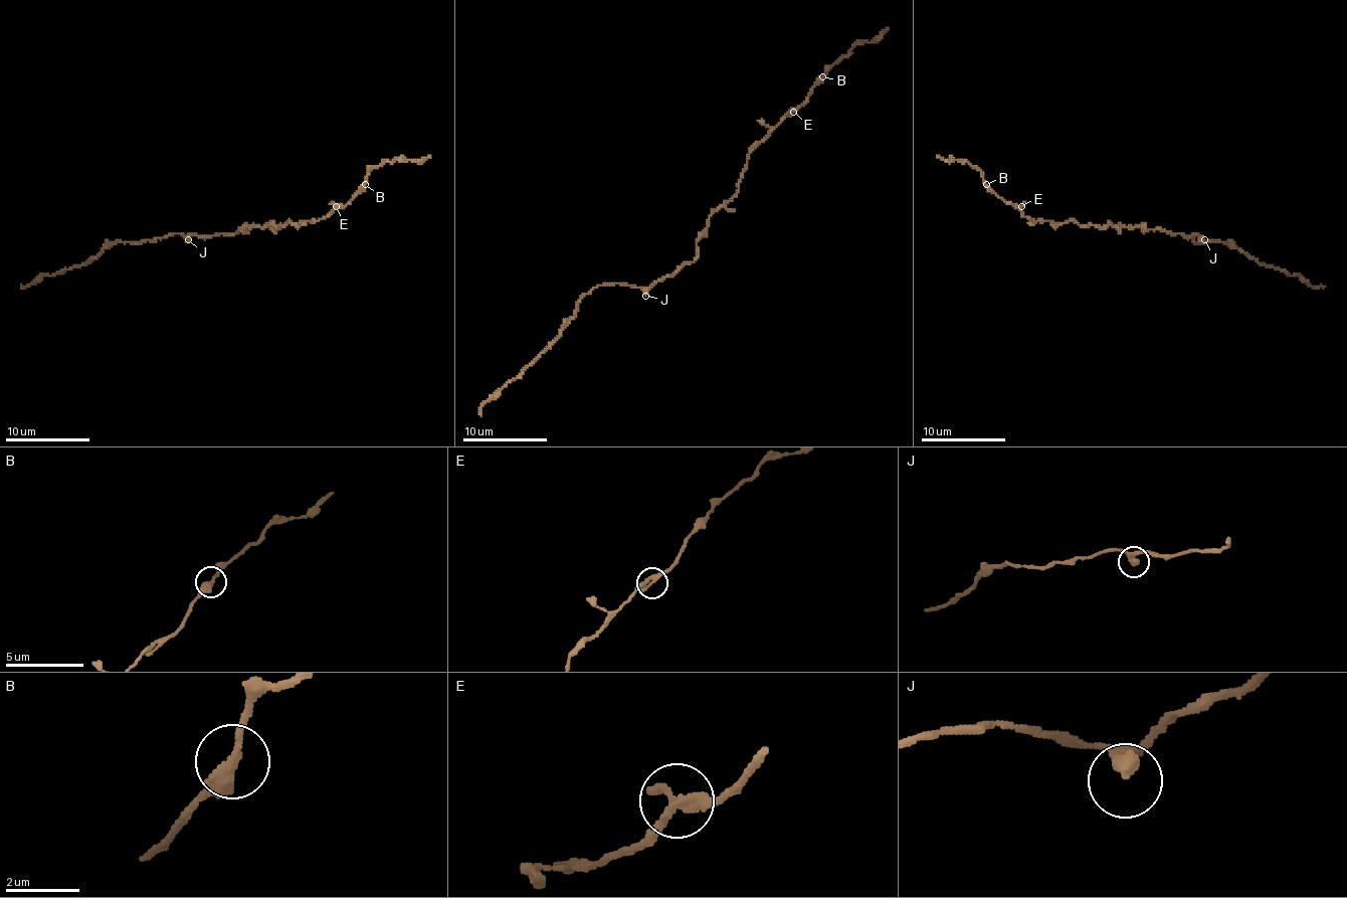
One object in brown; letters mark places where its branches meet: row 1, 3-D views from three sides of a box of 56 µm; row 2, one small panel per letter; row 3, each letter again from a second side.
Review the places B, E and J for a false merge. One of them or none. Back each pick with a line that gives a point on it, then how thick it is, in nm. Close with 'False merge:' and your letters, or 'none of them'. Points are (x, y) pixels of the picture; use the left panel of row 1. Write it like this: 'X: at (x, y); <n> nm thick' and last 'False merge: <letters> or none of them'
B: at (365, 184); 320 nm thick
False merge: B

